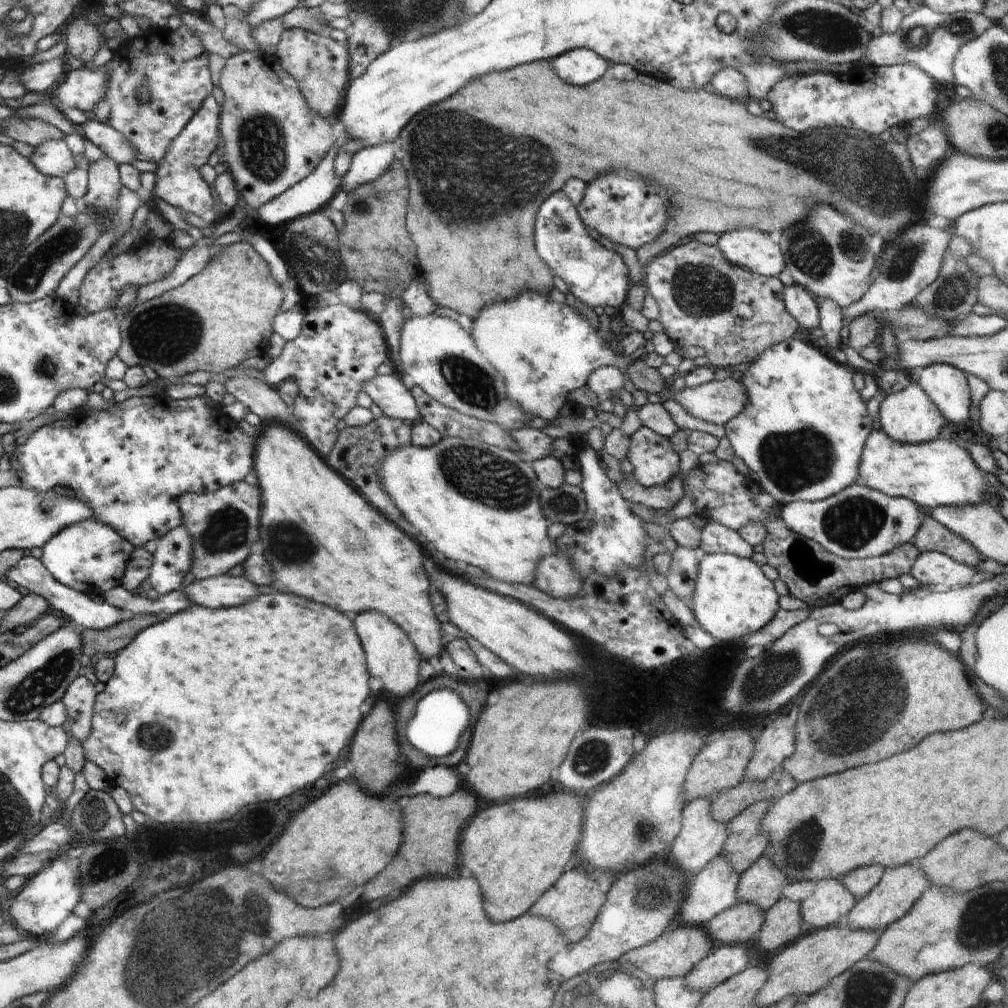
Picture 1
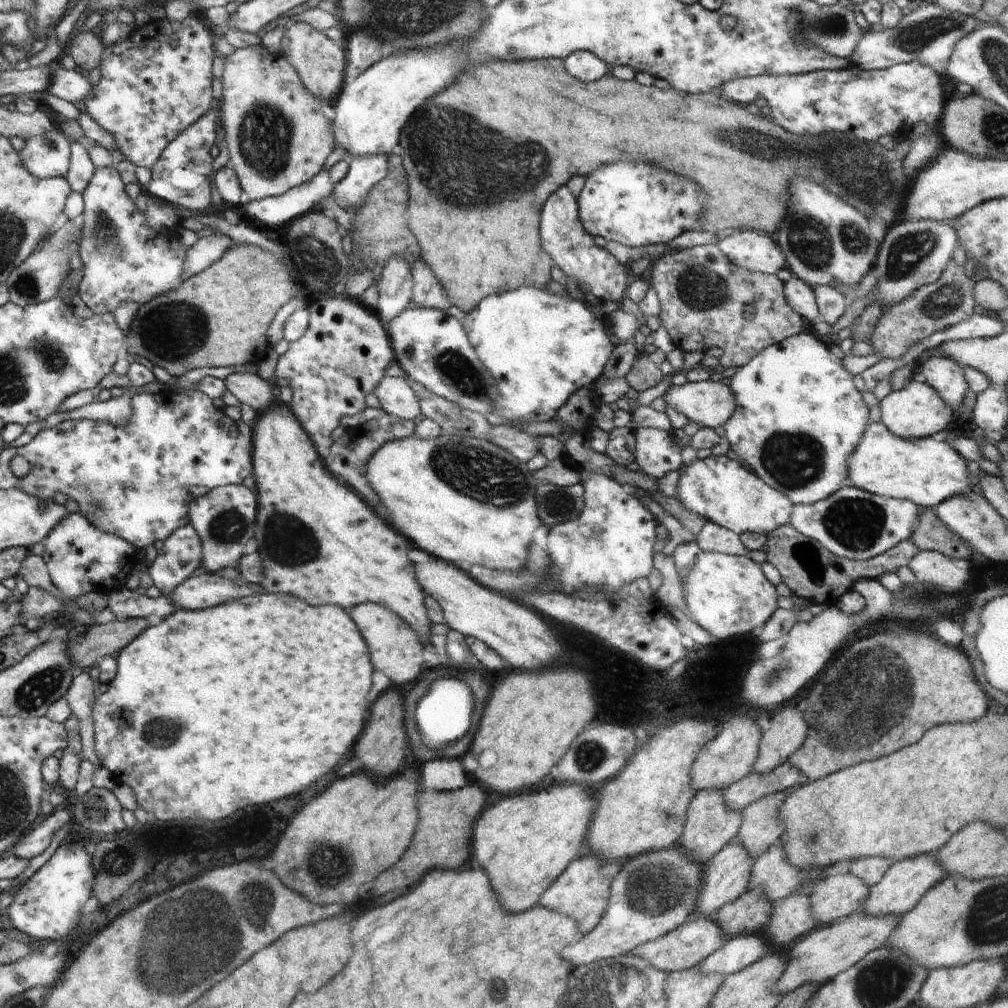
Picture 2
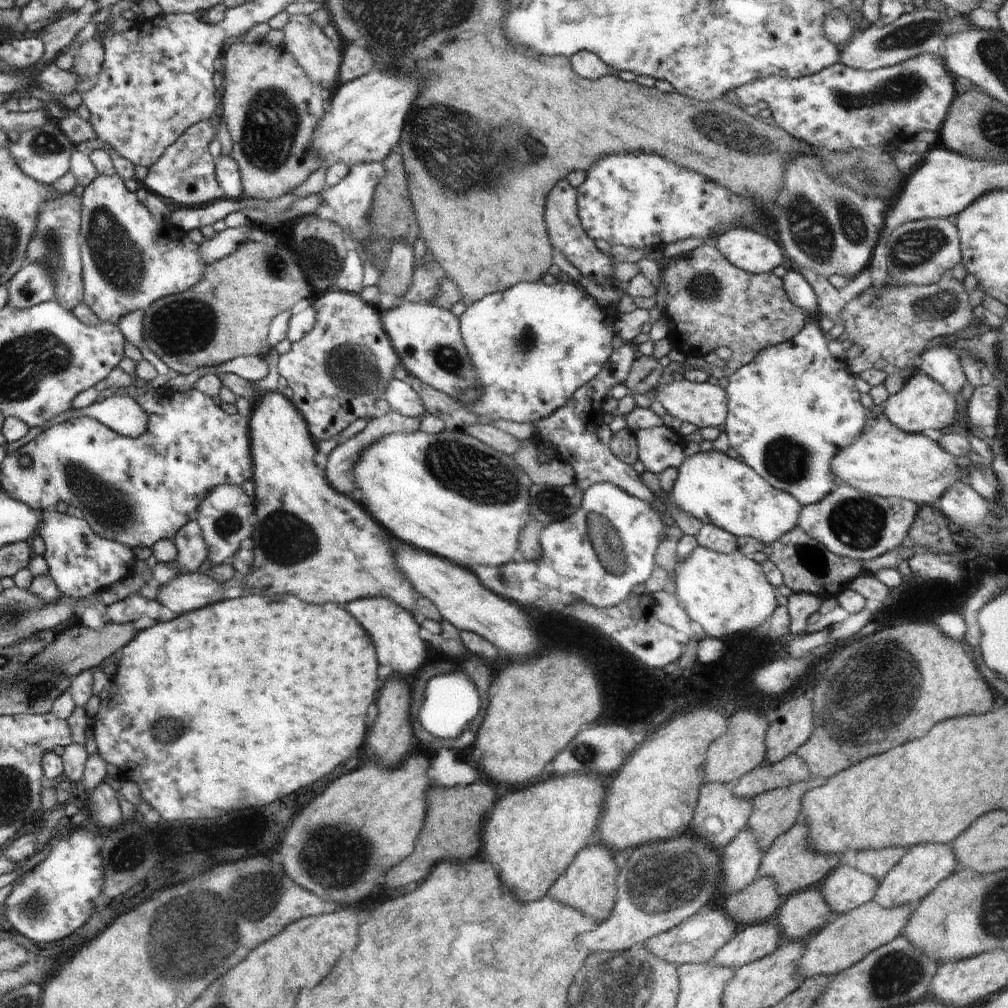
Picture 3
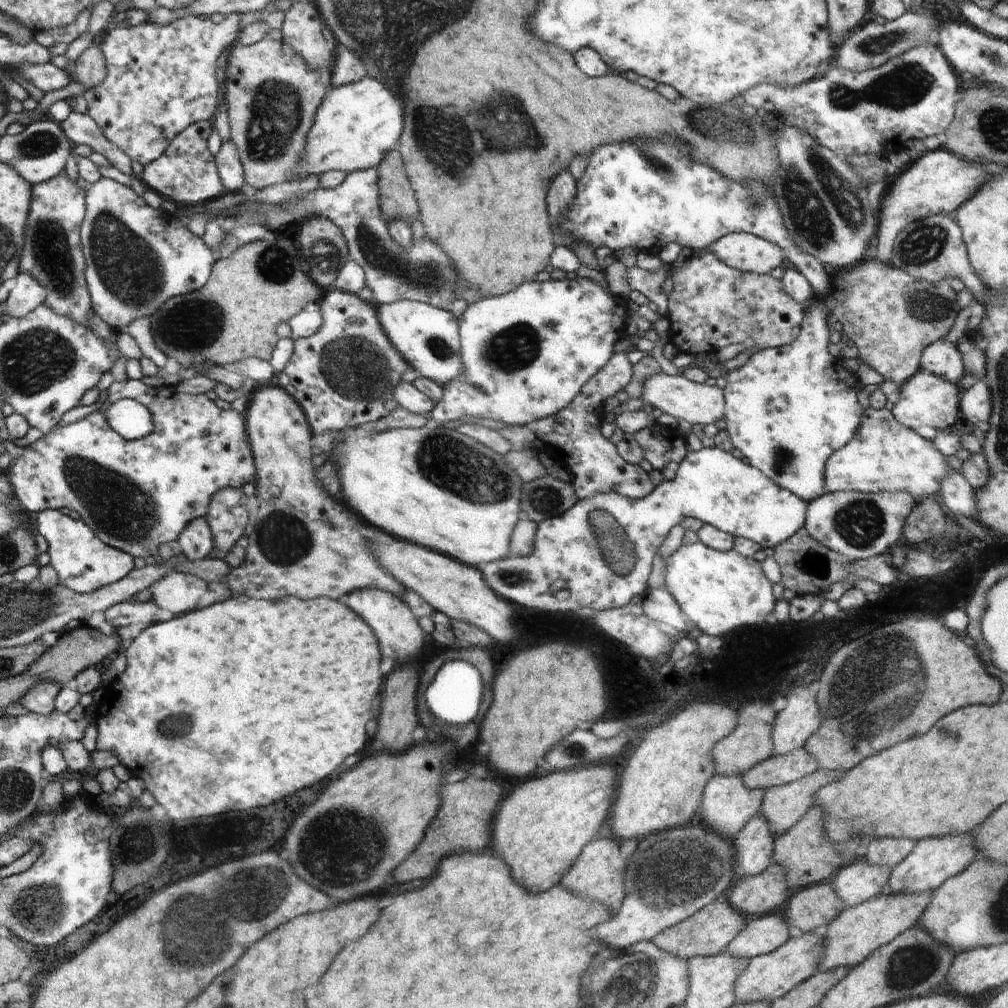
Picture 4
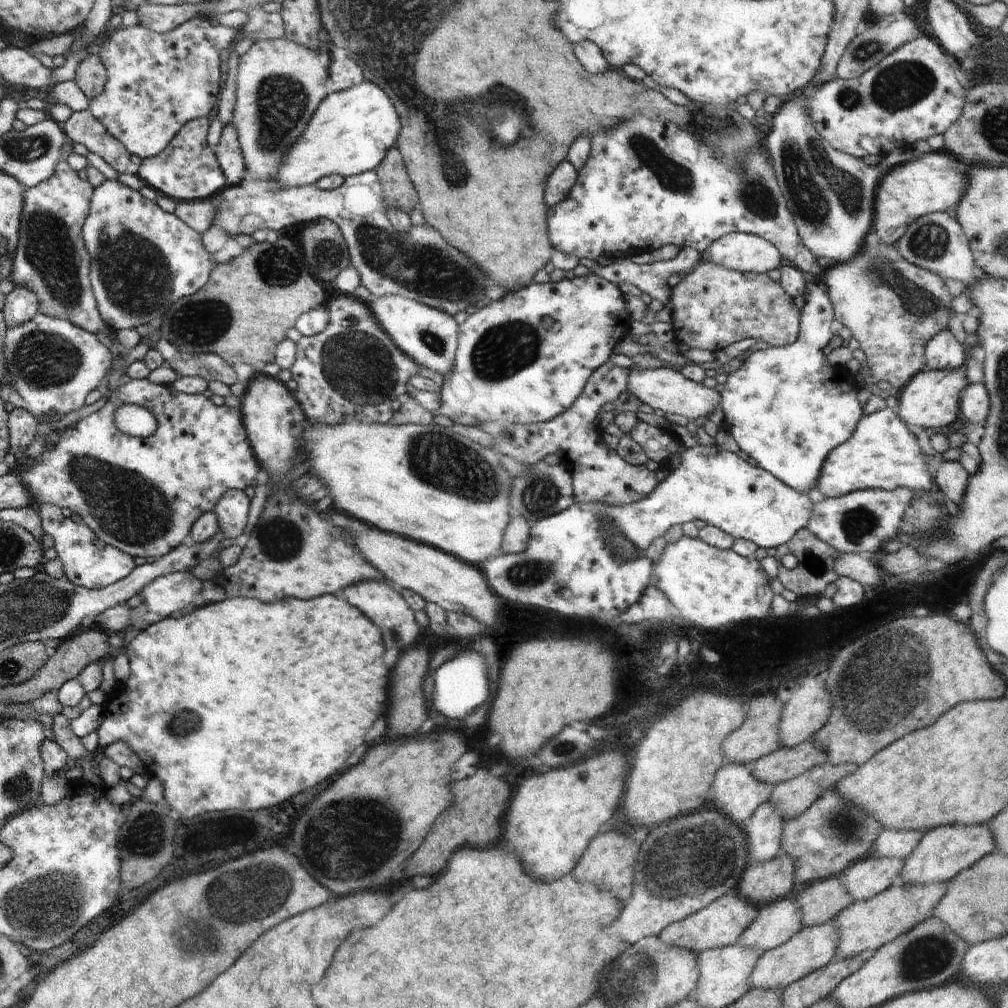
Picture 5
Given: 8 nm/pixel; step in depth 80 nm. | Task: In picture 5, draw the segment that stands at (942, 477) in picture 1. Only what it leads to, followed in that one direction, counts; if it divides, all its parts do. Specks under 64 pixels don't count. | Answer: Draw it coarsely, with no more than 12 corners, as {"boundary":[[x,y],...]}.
{"boundary":[[893,409],[863,414],[813,488],[928,491],[910,428]]}

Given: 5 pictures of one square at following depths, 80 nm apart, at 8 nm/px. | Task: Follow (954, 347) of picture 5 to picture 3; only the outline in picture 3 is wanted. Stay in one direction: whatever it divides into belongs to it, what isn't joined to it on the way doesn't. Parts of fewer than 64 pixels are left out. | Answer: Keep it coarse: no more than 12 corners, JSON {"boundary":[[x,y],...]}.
{"boundary":[[950,344],[923,352],[917,371],[961,396],[965,377]]}

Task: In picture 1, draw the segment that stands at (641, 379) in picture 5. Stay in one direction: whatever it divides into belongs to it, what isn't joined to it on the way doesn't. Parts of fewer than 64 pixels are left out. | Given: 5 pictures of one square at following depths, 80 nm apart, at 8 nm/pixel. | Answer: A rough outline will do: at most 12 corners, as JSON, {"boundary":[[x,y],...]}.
{"boundary":[[728,377],[685,386],[675,400],[694,418],[725,425],[747,394]]}

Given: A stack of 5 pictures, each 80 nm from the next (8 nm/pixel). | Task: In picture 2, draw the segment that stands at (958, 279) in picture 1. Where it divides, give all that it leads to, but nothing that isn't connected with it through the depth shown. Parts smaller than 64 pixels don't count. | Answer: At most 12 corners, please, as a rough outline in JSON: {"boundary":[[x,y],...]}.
{"boundary":[[950,261],[936,282],[884,306],[865,340],[844,357],[861,374],[898,360],[936,330],[970,320],[975,300]]}

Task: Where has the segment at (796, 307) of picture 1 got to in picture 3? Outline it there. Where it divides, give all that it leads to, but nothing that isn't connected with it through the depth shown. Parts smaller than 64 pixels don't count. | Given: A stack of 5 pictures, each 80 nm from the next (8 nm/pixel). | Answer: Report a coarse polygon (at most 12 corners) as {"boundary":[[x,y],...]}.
{"boundary":[[789,266],[783,287],[790,302],[810,317],[820,316],[817,294]]}

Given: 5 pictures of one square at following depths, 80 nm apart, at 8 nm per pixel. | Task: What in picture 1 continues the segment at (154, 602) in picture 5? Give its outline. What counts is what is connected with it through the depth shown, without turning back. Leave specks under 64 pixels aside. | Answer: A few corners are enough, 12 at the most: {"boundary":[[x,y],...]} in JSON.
{"boundary":[[247,577],[194,579],[180,591],[208,609],[246,604],[260,594]]}

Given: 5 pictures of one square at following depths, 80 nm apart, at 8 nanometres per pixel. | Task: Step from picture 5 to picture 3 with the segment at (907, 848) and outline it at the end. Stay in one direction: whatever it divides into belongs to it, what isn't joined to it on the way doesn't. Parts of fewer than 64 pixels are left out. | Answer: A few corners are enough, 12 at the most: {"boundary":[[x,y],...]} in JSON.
{"boundary":[[904,848],[862,850],[856,868],[883,878],[896,866]]}

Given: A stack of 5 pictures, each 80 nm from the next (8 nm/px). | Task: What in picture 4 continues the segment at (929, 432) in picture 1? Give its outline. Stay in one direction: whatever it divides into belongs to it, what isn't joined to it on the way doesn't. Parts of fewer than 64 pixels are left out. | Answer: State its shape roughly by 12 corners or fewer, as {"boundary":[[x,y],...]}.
{"boundary":[[919,370],[890,411],[909,429],[947,429],[959,418],[960,384]]}

